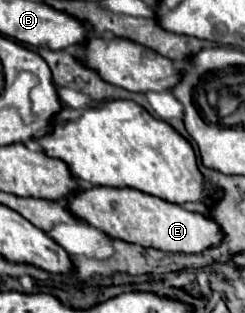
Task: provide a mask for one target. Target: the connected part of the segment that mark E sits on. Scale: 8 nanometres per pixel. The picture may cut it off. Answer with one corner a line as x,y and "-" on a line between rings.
113,187
81,189
67,203
67,209
75,217
109,233
115,239
137,243
143,247
155,247
167,253
201,253
205,249
221,245
225,239
225,233
215,219
203,213
187,211
175,203
141,193
137,189
113,189

